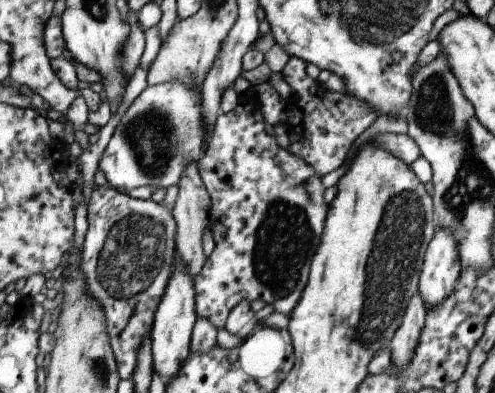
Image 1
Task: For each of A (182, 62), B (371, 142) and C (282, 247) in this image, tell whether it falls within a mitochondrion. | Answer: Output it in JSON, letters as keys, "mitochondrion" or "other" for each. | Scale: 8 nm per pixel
{"A":"mitochondrion","B":"other","C":"mitochondrion"}

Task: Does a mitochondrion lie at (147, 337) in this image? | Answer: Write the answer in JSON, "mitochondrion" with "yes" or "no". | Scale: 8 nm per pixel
{"mitochondrion":"no"}

